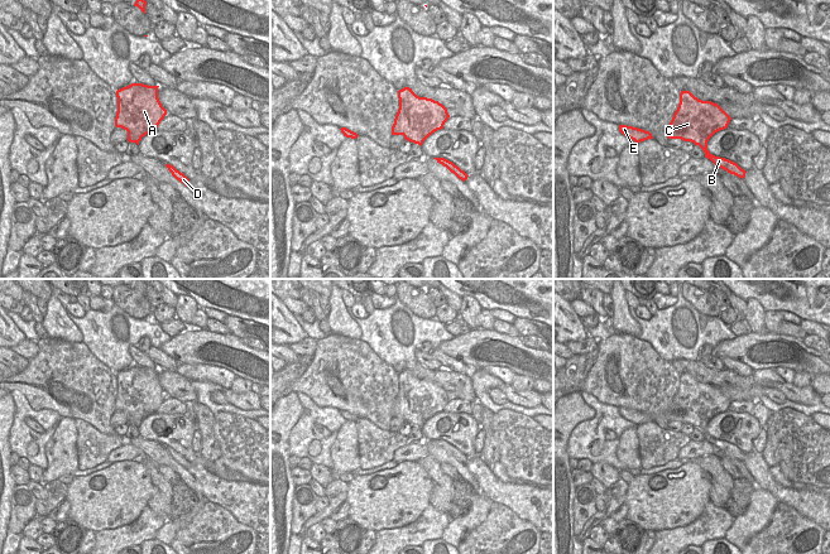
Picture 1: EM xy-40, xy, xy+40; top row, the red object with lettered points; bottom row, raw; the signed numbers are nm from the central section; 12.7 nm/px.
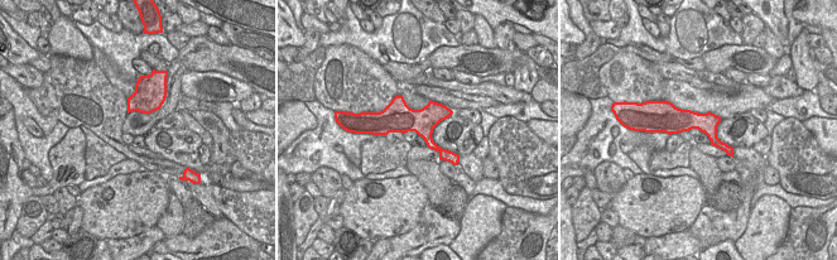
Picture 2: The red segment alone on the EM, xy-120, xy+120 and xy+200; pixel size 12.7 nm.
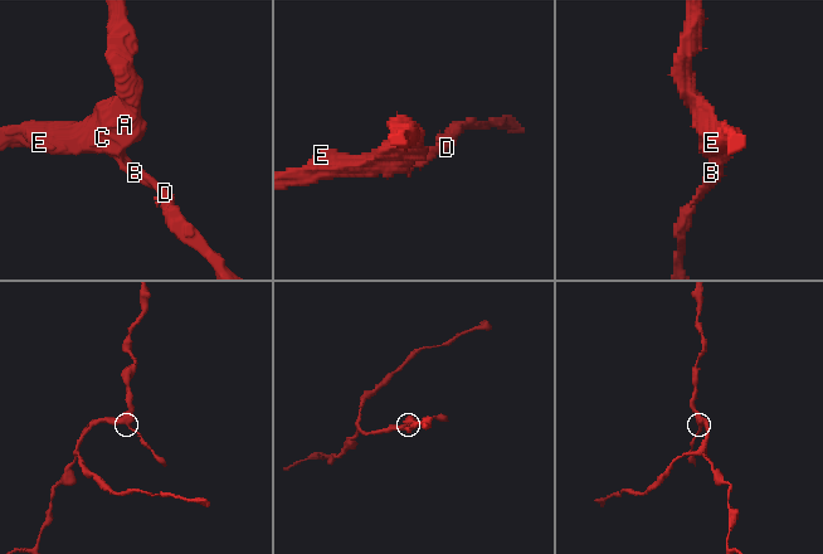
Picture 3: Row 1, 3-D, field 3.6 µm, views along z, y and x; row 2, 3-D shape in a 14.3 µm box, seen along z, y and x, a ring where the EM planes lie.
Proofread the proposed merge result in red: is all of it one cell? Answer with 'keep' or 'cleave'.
keep

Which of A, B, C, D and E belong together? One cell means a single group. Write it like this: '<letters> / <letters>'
A B C D E

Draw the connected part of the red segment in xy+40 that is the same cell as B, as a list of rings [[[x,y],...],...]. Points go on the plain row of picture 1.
[[[681,374],[678,390],[665,415],[668,421],[681,421],[699,428],[705,440],[716,449],[743,462],[747,454],[737,445],[715,439],[707,433],[709,421],[726,411],[730,403],[731,400],[718,386],[699,382],[690,374]]]

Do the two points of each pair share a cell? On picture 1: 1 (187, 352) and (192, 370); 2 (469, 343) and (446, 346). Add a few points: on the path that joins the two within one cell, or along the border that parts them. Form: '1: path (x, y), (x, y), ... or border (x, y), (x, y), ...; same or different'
1: border (178, 362), (211, 364), (220, 367); different
2: path (464, 346), (451, 346); same

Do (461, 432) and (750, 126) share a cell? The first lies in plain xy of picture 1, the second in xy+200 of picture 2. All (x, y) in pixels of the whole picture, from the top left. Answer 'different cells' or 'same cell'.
same cell

